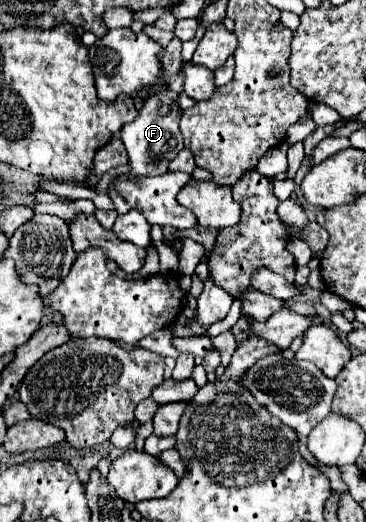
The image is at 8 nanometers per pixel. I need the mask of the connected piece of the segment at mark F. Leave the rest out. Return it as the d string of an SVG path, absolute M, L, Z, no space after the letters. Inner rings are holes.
M165 89L155 97L149 97L149 101L145 101L143 109L139 111L139 117L131 125L125 125L121 129L119 137L129 155L129 177L153 177L163 175L167 171L169 163L183 149L183 135L179 131L181 113L183 111L177 105L177 93Z

